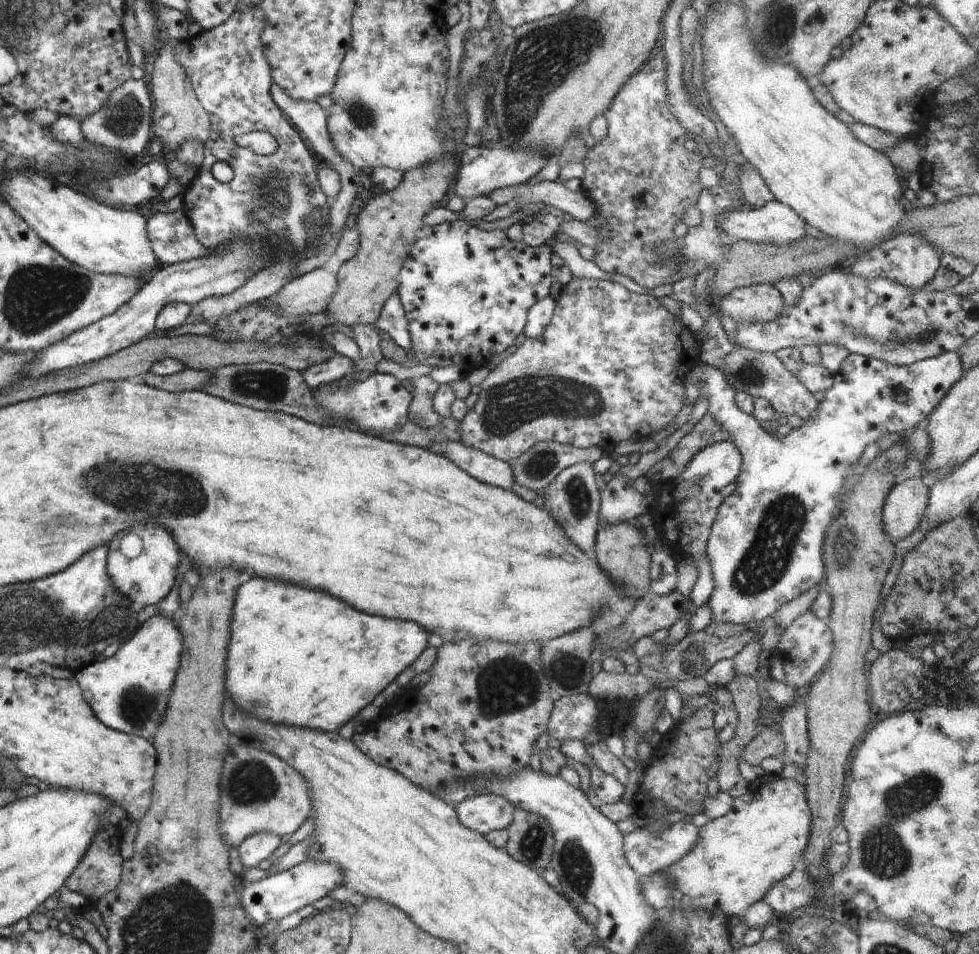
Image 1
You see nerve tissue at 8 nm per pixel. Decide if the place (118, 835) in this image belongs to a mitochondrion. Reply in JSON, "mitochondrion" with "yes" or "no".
{"mitochondrion":"no"}

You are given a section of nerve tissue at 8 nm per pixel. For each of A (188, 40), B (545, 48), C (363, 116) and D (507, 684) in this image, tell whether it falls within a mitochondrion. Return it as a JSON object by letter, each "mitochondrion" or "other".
{"A":"other","B":"mitochondrion","C":"mitochondrion","D":"mitochondrion"}

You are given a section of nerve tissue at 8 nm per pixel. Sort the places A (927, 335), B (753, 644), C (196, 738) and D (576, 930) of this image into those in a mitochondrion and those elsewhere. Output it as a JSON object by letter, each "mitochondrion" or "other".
{"A":"mitochondrion","B":"other","C":"other","D":"other"}

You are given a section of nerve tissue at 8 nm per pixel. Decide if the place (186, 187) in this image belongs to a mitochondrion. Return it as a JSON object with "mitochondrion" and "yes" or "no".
{"mitochondrion":"no"}

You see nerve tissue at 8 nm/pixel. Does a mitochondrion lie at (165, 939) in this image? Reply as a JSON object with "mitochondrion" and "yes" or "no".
{"mitochondrion":"yes"}

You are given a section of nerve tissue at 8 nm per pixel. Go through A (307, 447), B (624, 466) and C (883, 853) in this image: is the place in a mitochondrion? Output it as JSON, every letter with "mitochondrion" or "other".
{"A":"other","B":"other","C":"mitochondrion"}

